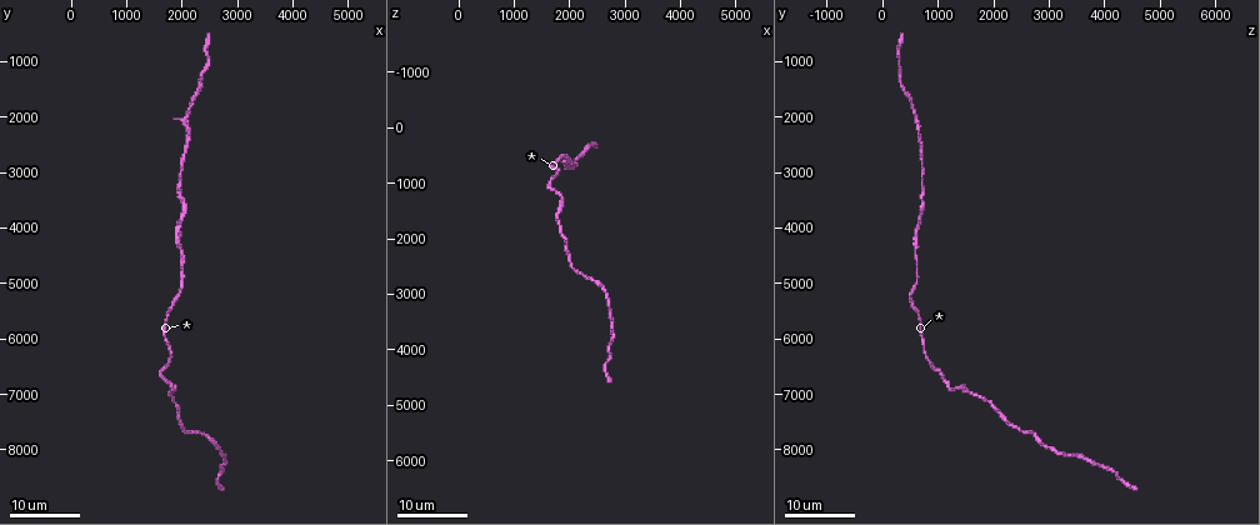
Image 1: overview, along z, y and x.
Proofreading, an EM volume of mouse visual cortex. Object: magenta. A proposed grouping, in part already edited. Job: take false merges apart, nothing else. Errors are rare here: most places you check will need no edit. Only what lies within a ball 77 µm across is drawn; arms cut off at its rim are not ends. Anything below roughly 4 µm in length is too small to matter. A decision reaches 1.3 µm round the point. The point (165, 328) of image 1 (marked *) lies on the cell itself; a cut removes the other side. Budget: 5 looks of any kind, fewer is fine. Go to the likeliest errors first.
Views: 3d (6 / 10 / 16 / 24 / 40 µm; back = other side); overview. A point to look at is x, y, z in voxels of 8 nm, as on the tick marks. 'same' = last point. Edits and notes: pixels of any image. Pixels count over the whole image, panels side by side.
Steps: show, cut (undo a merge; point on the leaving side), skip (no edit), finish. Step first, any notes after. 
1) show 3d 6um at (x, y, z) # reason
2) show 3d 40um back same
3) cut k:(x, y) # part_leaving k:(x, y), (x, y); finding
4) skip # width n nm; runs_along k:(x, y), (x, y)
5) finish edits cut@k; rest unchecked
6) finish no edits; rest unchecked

show 3d 24um at (2350, 1450, 350) # sudden change in width

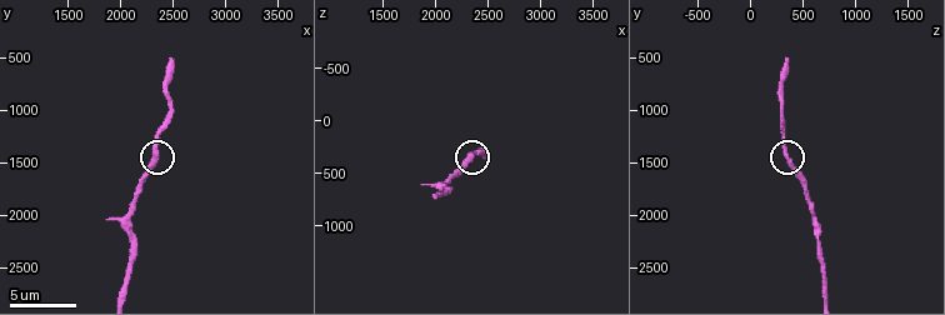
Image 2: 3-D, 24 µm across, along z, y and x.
show 3d 10um at (2340, 1420, 320)

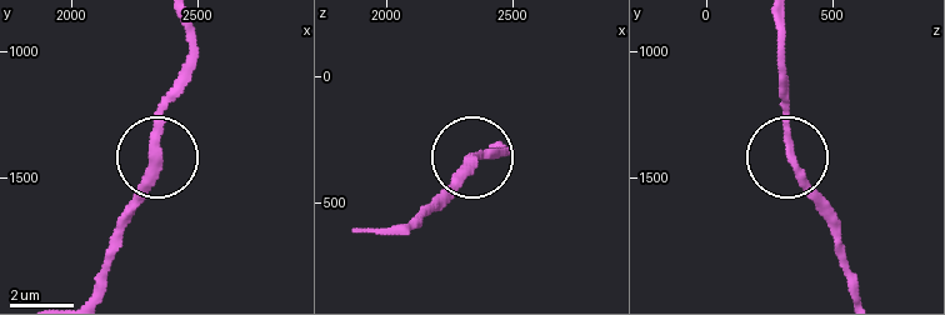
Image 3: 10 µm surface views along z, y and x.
show 3d 10um back at (2330, 1420, 340) # from behind

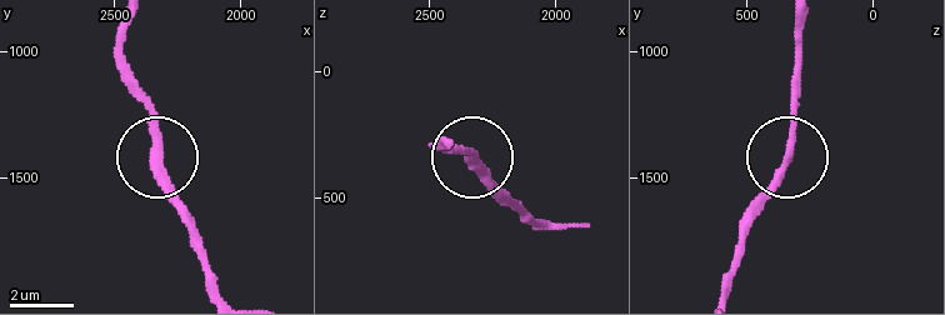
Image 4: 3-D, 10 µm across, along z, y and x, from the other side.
skip # runs_along 4:(215, 288), (190, 215), (158, 159), (155, 110), (139, 81); all the same cell

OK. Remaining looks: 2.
show 3d 10um at (2080, 1980, 580) # two arms in line, one across

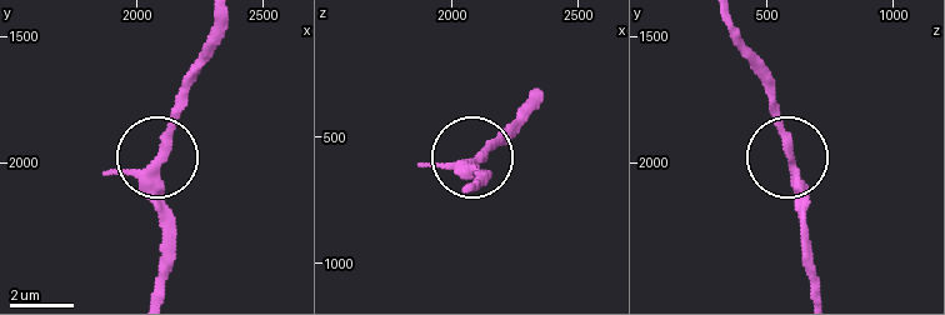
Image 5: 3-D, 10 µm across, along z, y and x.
show 3d 10um back at (2100, 1970, 580)

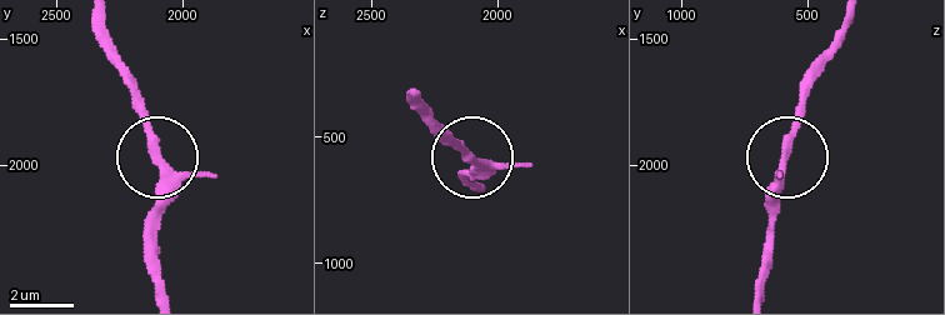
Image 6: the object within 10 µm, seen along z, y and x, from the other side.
skip # arms 3; all the same cell

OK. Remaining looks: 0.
finish no edits; rest unchecked

